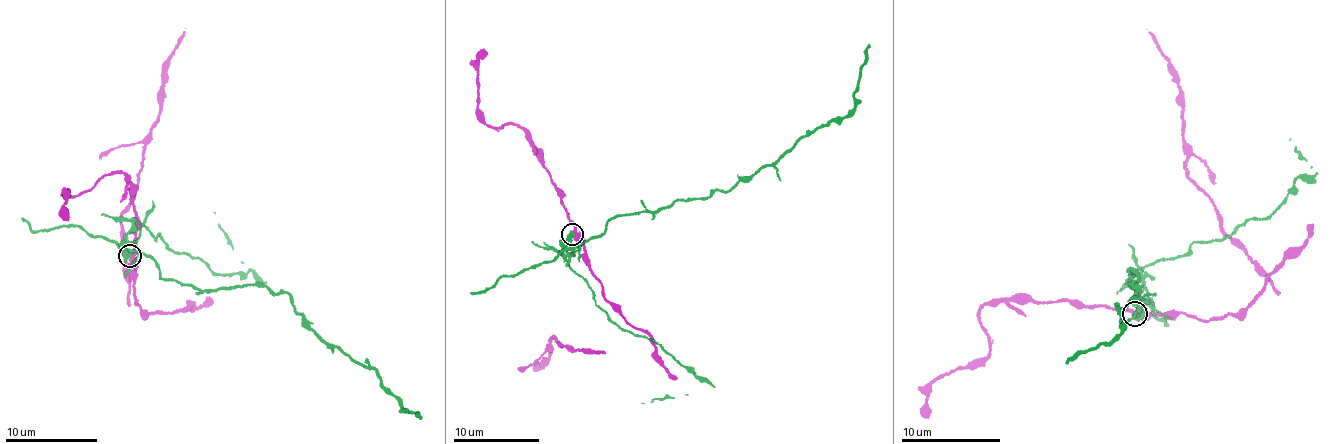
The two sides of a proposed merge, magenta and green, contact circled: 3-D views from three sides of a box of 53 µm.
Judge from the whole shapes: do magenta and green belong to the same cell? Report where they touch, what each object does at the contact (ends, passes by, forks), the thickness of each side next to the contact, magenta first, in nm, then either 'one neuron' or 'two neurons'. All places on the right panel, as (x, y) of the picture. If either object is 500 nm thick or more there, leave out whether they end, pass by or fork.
(1134, 313) | 400/500 nm | two neurons

